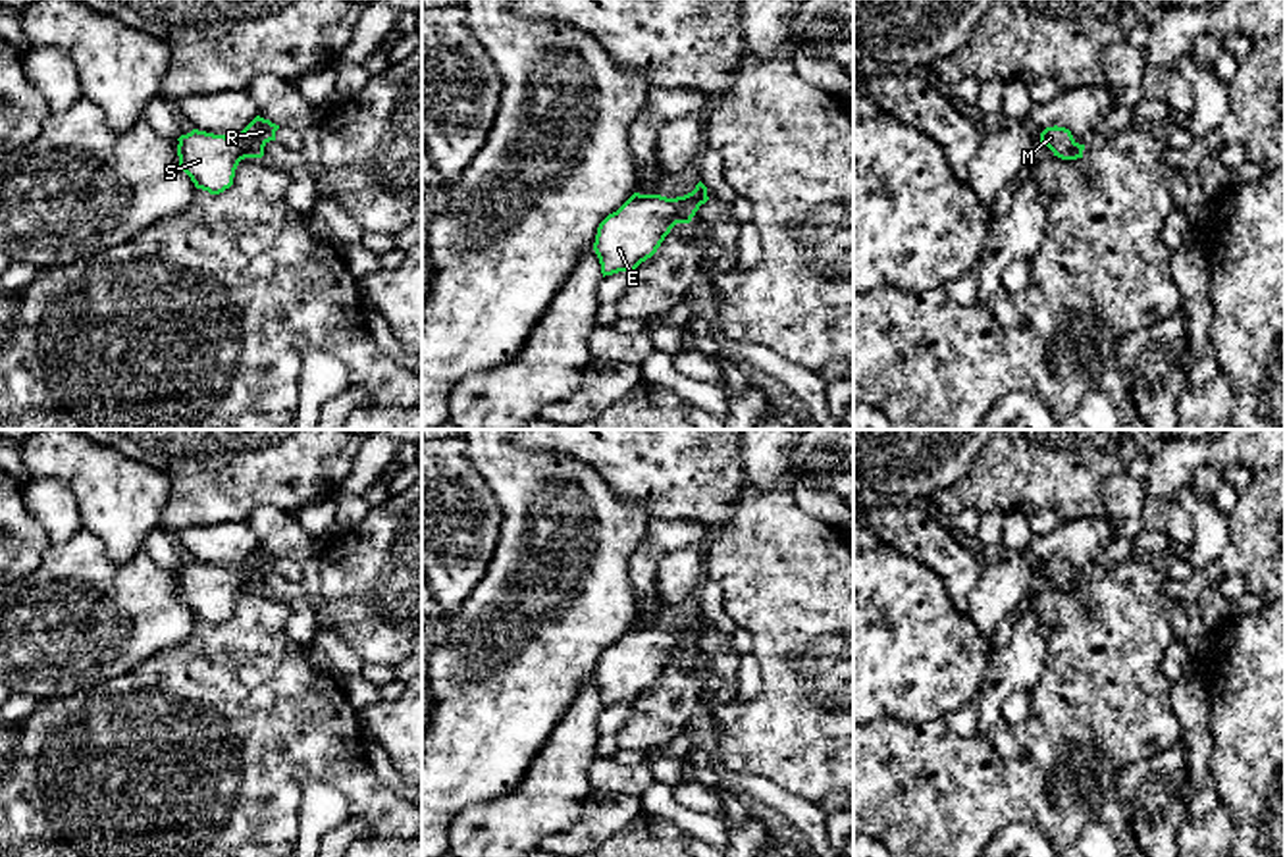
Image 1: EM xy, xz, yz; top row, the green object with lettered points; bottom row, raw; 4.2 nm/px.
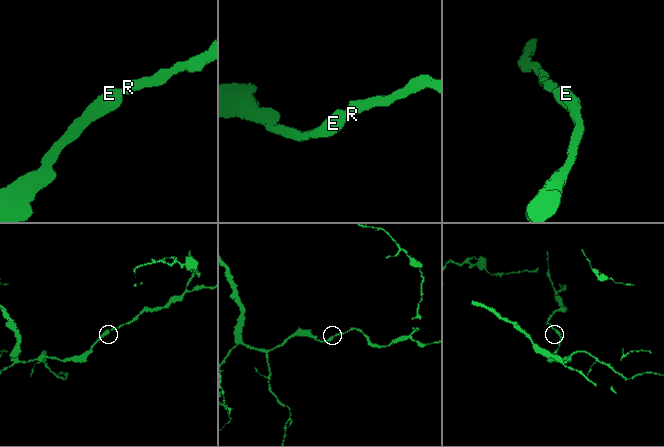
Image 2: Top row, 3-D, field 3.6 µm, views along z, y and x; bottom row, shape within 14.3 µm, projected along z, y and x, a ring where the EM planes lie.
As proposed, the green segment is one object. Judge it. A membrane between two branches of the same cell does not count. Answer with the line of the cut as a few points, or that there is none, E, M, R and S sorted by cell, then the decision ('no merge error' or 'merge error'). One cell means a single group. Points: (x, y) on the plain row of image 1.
cut none; groups E M R S; no merge error

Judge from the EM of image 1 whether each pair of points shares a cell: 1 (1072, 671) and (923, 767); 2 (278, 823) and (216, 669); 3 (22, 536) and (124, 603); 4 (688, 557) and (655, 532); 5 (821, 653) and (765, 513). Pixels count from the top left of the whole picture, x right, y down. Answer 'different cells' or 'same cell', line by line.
1: same cell
2: same cell
3: different cells
4: different cells
5: same cell

